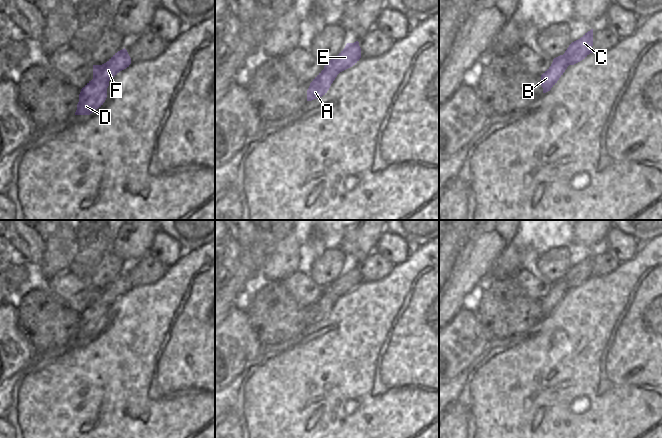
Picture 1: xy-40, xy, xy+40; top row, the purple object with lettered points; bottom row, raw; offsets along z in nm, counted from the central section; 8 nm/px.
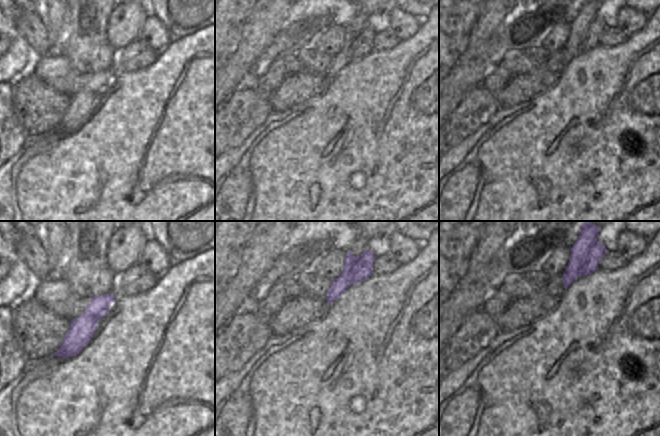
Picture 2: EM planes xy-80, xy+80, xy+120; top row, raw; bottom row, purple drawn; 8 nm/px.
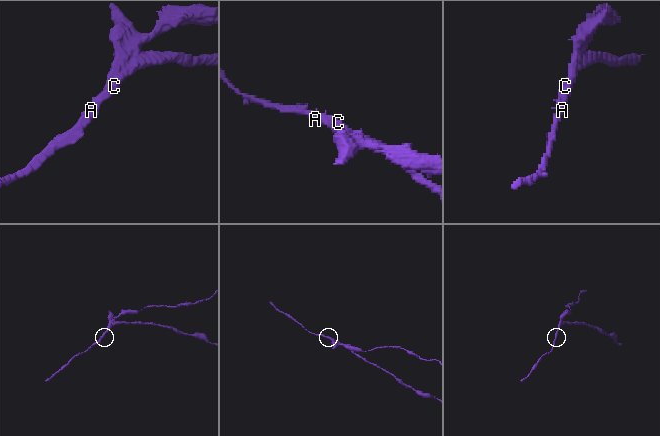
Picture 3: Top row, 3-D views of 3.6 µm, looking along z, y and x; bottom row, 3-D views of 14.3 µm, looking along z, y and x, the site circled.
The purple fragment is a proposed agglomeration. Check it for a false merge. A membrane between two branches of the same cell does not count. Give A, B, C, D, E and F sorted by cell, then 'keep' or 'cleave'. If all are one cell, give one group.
A B D / C E F; cleave

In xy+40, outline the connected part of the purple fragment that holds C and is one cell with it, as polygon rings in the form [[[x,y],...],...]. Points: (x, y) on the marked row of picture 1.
[[[593,29],[585,33],[580,39],[572,42],[563,54],[568,65],[574,65],[593,53]]]

